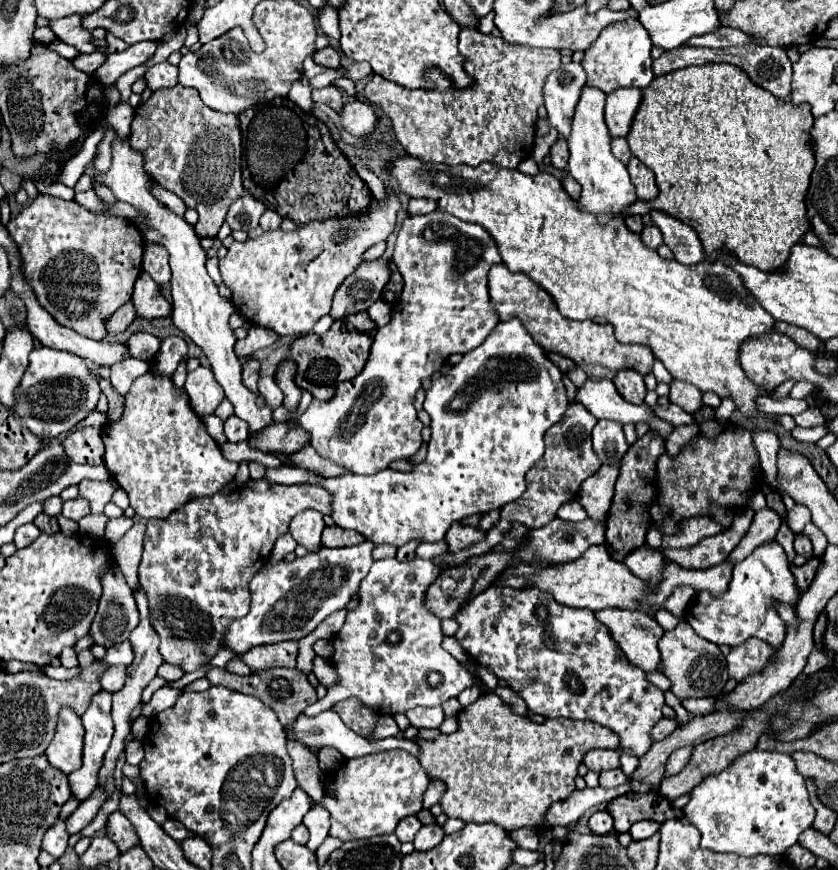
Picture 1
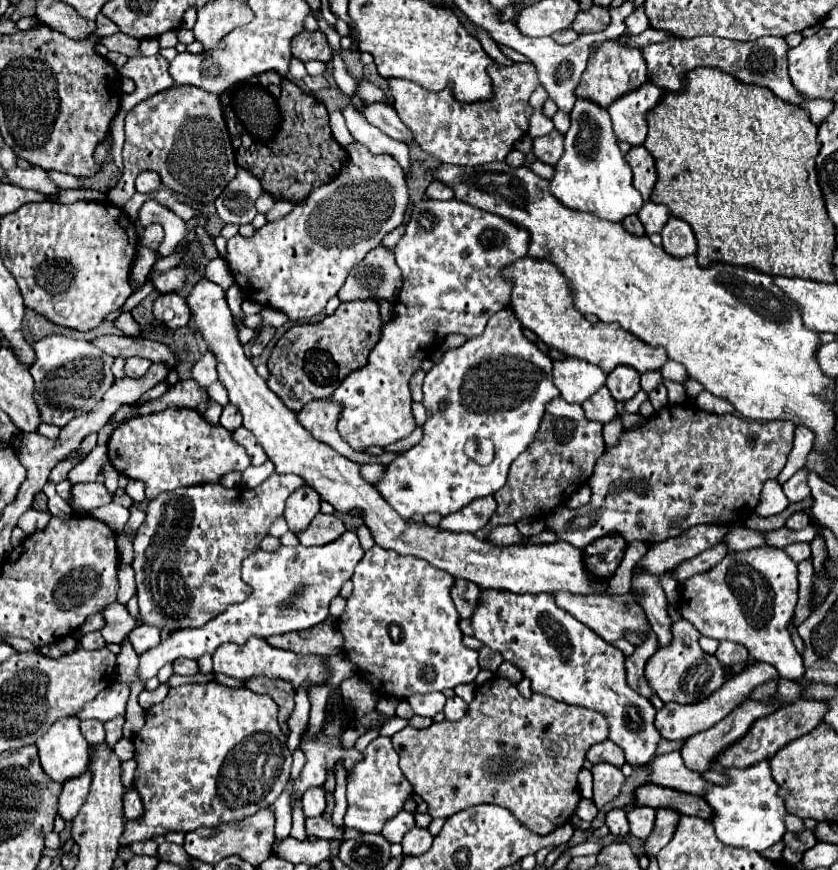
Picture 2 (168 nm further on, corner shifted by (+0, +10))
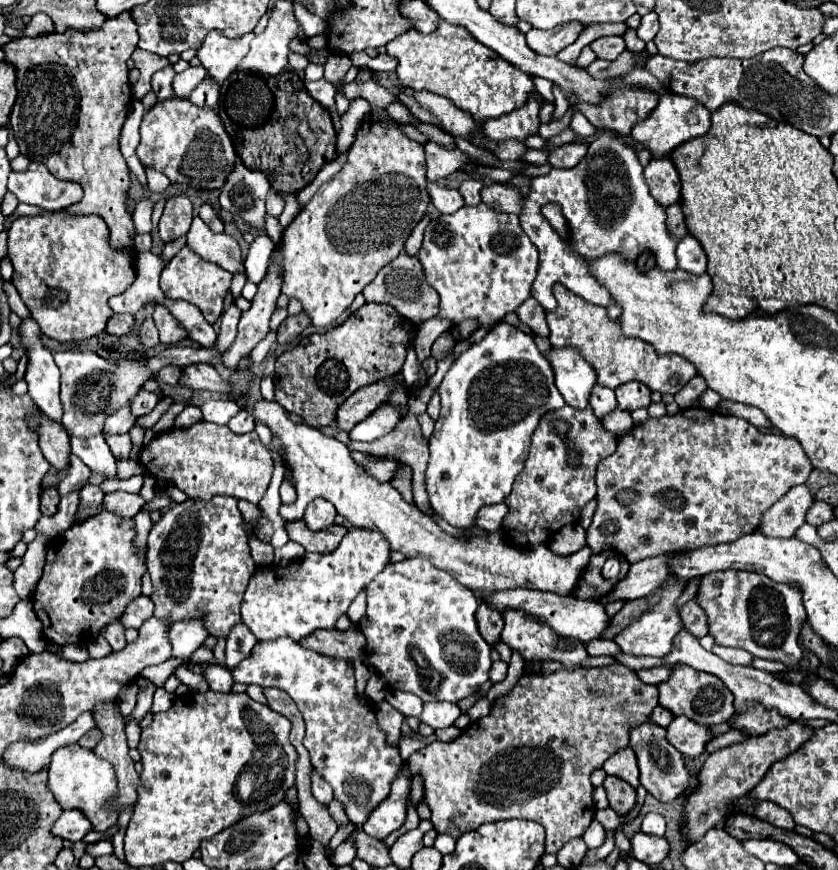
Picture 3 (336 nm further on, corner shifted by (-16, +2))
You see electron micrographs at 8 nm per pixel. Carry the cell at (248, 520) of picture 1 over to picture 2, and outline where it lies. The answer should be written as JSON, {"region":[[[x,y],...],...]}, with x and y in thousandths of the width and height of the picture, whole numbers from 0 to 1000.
{"region":[[[325,546],[322,551],[317,551],[313,557],[296,562],[296,560],[277,560],[270,562],[263,555],[243,555],[243,557],[232,557],[232,560],[215,560],[210,564],[198,564],[196,569],[189,569],[186,574],[181,574],[174,583],[174,597],[167,603],[167,608],[162,610],[160,617],[160,659],[162,659],[162,677],[165,677],[165,695],[167,695],[167,707],[172,711],[172,716],[179,718],[189,718],[193,725],[210,725],[210,723],[222,723],[222,721],[241,721],[246,718],[251,711],[255,711],[258,707],[263,707],[265,702],[270,702],[272,695],[277,693],[289,693],[296,684],[298,684],[298,675],[286,666],[286,652],[289,645],[301,636],[308,633],[308,626],[313,622],[315,615],[320,615],[322,603],[339,590],[339,578],[341,574],[351,567],[351,562],[360,560],[363,553],[356,546]]]}

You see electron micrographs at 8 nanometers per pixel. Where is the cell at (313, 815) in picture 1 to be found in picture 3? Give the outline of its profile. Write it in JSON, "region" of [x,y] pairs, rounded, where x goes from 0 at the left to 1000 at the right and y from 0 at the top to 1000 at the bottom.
{"region":[[[372,889],[372,911],[387,928],[391,928],[391,923],[399,918],[396,905],[387,895],[382,895],[382,891],[377,889]]]}

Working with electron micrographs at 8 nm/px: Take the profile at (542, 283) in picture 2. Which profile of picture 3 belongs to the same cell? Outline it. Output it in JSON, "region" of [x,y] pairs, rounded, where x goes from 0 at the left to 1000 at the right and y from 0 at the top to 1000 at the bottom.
{"region":[[[671,325],[661,328],[661,341],[666,346],[663,357],[652,360],[652,369],[656,376],[656,394],[663,401],[687,399],[687,403],[711,424],[714,443],[733,447],[749,438],[764,438],[773,443],[776,449],[807,454],[814,443],[819,443],[831,431],[831,422],[814,408],[788,408],[771,392],[764,392],[759,387],[745,387],[737,369],[728,369],[721,353],[709,351],[695,344],[692,339],[685,339]]]}

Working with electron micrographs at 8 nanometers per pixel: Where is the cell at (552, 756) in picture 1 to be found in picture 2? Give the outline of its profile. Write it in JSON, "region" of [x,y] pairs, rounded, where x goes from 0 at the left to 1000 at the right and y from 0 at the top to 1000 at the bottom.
{"region":[[[589,778],[568,790],[566,803],[549,829],[516,831],[511,838],[494,838],[487,833],[468,847],[468,854],[477,868],[477,884],[482,886],[482,893],[492,900],[494,911],[511,925],[513,939],[535,941],[551,930],[573,923],[589,923],[611,932],[632,955],[654,960],[683,941],[692,921],[690,889],[702,861],[721,849],[726,849],[726,831],[716,820],[640,797],[628,803],[606,780]]]}

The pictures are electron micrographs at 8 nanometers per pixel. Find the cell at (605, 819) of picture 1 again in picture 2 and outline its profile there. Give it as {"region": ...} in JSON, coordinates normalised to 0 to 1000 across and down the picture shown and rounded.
{"region":[[[730,930],[730,932],[726,932],[723,934],[723,948],[726,948],[728,957],[735,960],[735,962],[747,962],[752,957],[745,930]]]}

